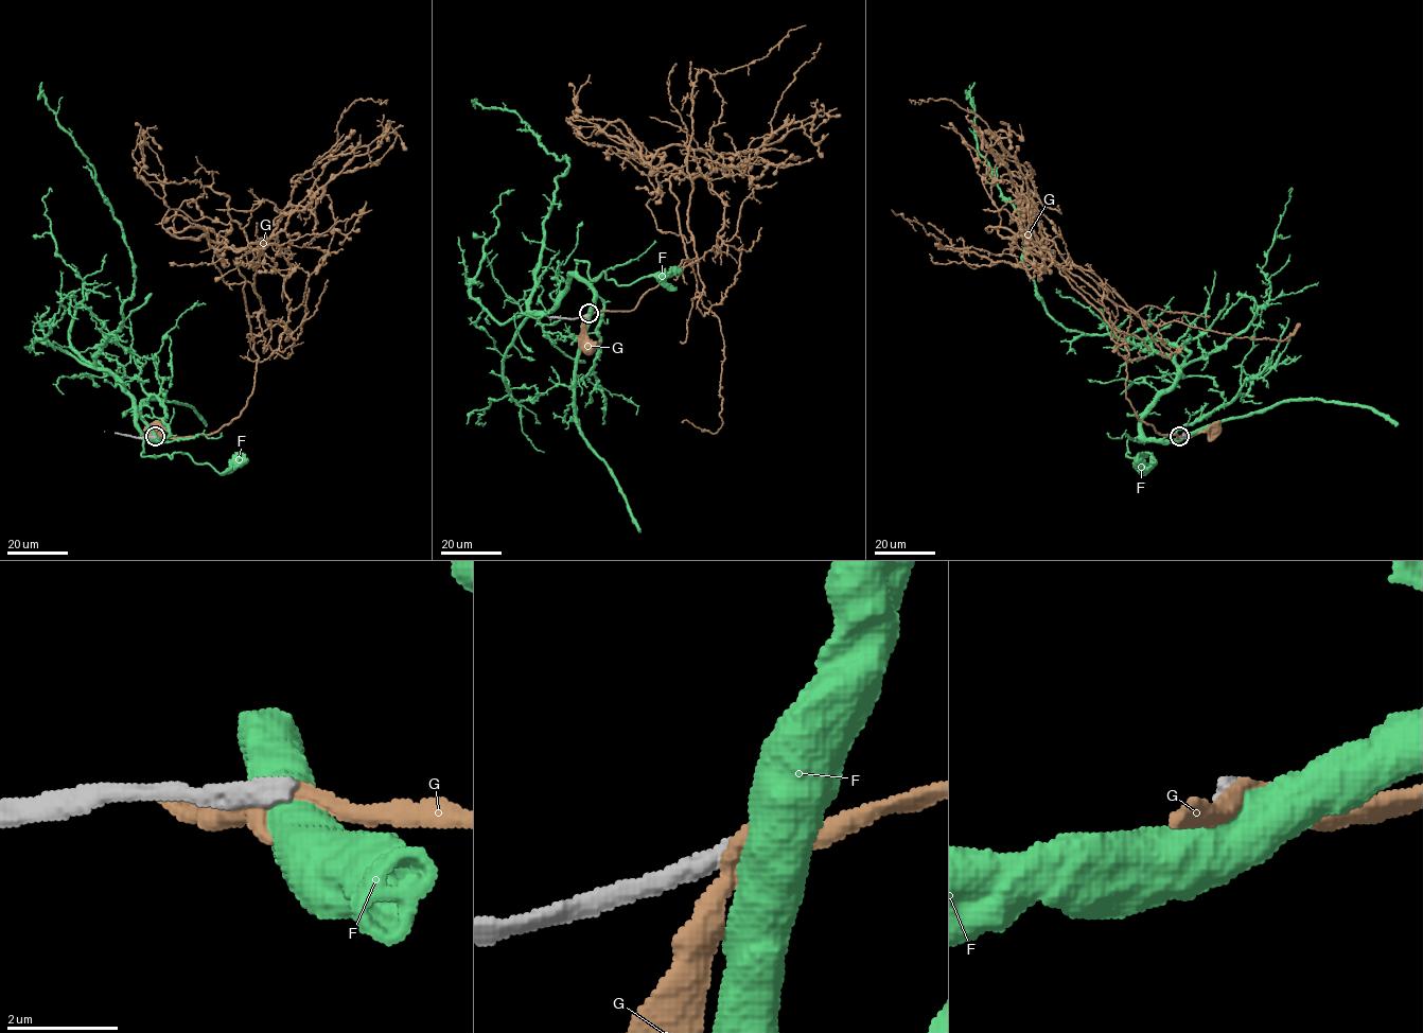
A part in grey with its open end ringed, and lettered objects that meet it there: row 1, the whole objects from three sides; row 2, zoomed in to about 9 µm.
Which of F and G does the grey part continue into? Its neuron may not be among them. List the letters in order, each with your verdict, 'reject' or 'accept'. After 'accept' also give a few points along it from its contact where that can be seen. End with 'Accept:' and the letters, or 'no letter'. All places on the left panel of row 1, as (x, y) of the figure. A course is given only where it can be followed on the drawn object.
F: reject
G: reject
Accept: no letter

